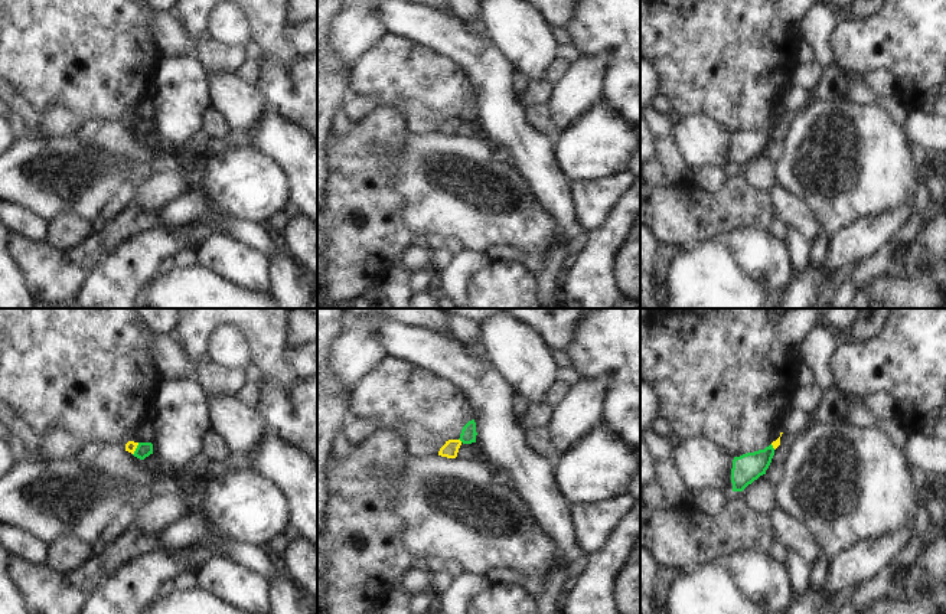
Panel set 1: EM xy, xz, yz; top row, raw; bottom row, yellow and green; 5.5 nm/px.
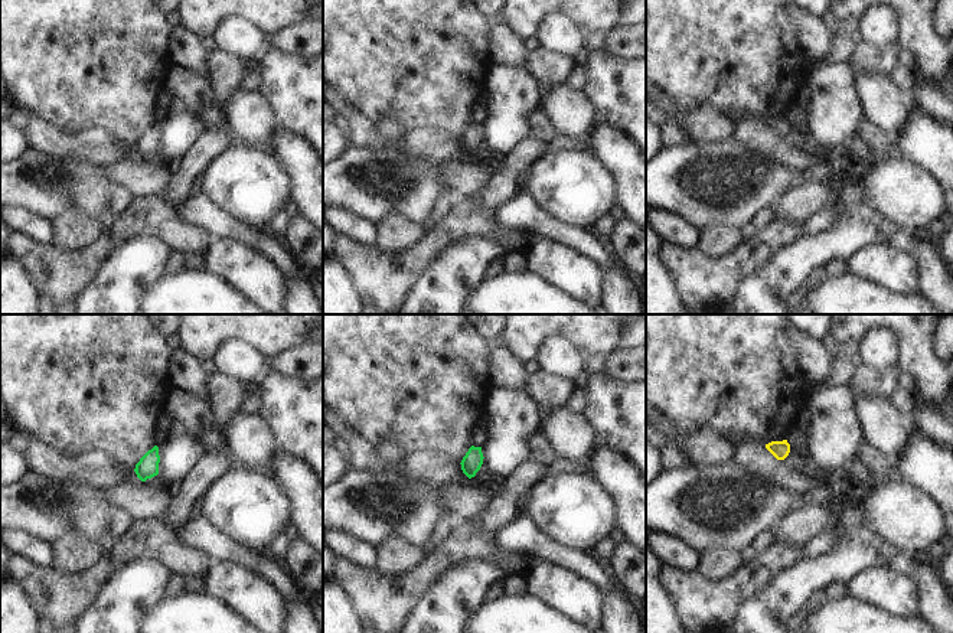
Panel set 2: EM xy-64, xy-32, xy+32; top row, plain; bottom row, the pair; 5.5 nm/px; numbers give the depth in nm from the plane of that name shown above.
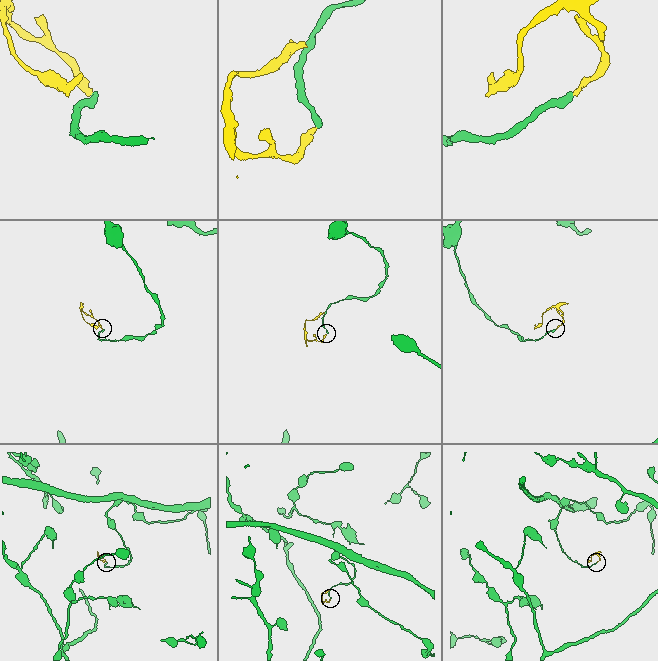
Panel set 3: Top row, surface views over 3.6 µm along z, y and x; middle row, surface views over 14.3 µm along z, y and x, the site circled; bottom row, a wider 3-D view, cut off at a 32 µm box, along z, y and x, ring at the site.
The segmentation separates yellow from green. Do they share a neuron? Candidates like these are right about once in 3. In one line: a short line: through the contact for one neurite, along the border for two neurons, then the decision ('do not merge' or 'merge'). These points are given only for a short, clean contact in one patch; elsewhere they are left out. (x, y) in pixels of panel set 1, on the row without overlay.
line xy (139, 120), (133, 131); do not merge

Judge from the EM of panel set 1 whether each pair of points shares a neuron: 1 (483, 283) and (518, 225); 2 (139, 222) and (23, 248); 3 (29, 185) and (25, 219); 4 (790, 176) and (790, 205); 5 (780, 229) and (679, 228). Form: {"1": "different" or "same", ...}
{"1": "different", "2": "same", "3": "different", "4": "different", "5": "same"}

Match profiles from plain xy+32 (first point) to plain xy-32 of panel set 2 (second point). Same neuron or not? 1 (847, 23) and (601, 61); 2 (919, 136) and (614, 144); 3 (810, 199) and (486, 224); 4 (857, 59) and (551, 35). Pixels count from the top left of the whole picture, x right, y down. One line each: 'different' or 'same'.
1: different
2: same
3: different
4: different

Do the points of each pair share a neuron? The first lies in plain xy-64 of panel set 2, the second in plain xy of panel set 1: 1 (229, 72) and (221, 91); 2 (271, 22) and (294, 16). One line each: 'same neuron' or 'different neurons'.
1: different neurons
2: different neurons

